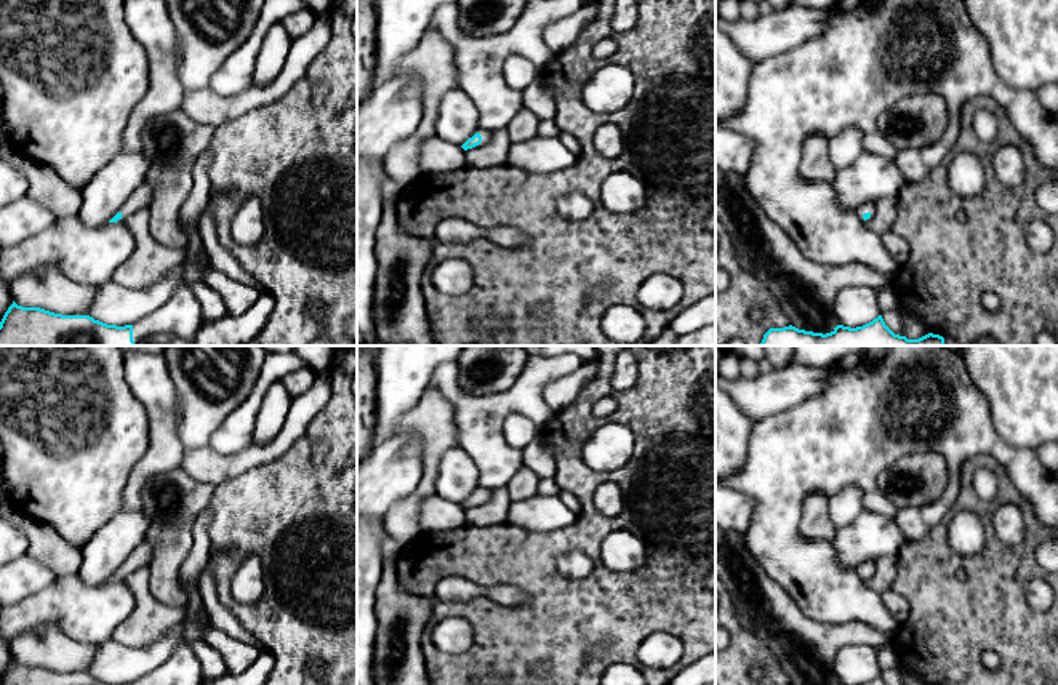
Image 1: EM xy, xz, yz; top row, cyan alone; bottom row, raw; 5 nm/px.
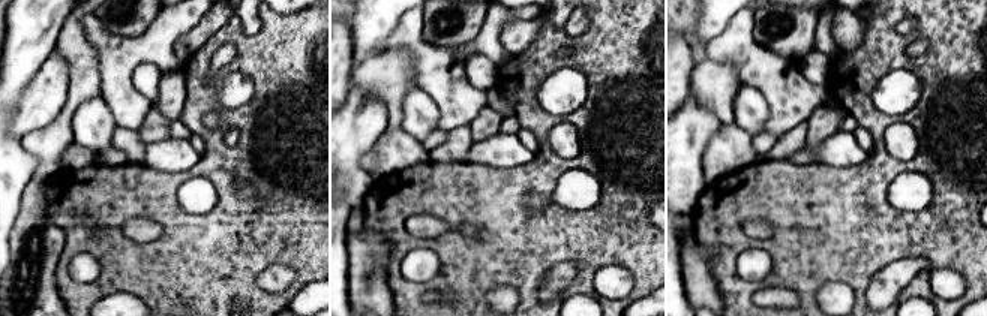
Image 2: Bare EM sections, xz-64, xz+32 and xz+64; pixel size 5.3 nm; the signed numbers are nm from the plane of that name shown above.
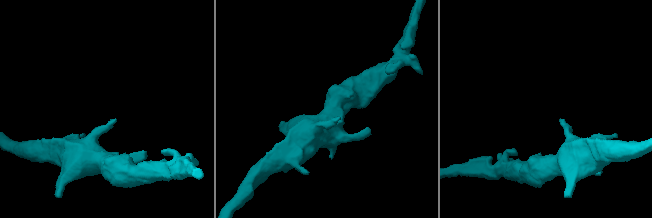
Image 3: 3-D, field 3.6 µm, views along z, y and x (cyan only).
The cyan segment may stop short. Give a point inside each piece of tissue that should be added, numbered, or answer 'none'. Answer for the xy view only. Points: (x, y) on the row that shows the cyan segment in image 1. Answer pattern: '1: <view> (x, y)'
1: xy (141, 197)
2: xy (181, 314)

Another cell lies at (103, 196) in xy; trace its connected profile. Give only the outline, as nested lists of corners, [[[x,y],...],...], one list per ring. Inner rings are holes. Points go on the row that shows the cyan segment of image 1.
[[[144,152],[115,155],[83,187],[78,216],[86,227],[107,224],[146,181],[150,162]]]

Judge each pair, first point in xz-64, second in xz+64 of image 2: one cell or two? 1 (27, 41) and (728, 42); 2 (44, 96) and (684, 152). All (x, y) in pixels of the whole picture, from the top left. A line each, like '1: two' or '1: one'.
1: two
2: one

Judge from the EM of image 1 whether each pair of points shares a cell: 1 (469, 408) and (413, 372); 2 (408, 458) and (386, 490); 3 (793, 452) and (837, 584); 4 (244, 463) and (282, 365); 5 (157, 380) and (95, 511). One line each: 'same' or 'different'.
1: different
2: same
3: same
4: different
5: different

